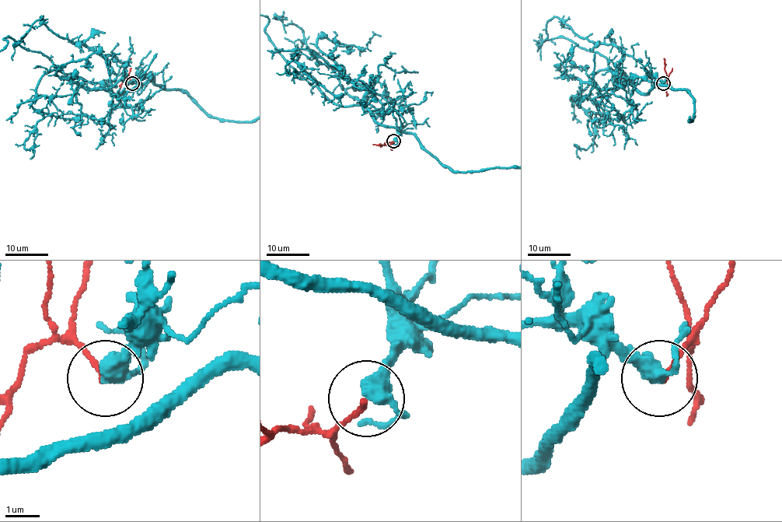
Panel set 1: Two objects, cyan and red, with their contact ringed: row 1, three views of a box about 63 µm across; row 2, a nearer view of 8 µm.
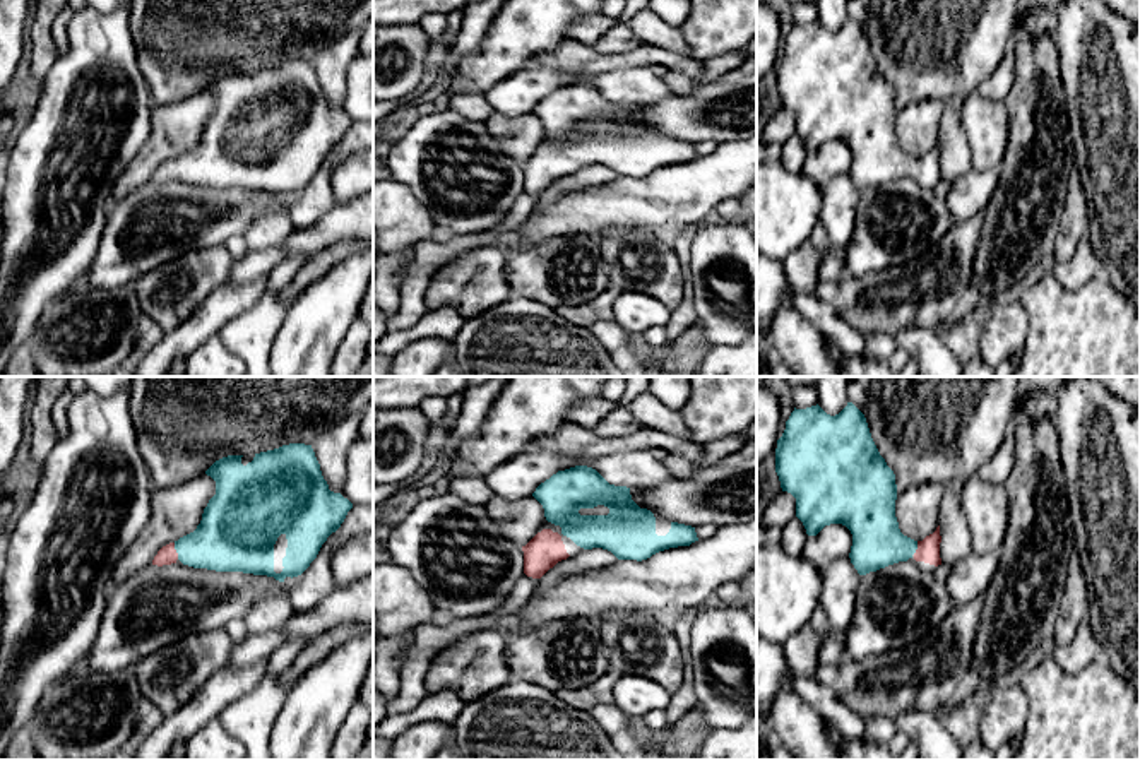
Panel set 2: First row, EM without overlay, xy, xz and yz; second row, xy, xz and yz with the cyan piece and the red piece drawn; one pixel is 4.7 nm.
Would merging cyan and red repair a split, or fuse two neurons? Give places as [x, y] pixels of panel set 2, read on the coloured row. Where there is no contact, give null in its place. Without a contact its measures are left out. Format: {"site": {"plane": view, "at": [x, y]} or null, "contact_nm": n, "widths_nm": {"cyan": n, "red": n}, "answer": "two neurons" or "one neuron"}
{"site": {"plane": "xy", "at": [177, 552]}, "contact_nm": 80, "widths_nm": {"cyan": 300, "red": 90}, "answer": "one neuron"}

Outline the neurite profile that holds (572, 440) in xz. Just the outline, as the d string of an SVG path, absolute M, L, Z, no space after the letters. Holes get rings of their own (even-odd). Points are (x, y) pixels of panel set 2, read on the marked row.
M567 423L558 431L534 438L527 452L549 452L587 460L616 452L664 450L695 466L704 459L704 445L657 430L642 428L628 436L601 436L592 428Z

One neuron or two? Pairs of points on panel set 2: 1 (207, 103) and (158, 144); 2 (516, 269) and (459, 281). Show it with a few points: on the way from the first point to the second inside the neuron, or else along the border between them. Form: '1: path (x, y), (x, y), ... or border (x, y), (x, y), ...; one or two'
1: path (195, 110), (170, 136); one
2: path (502, 274), (473, 278); one

